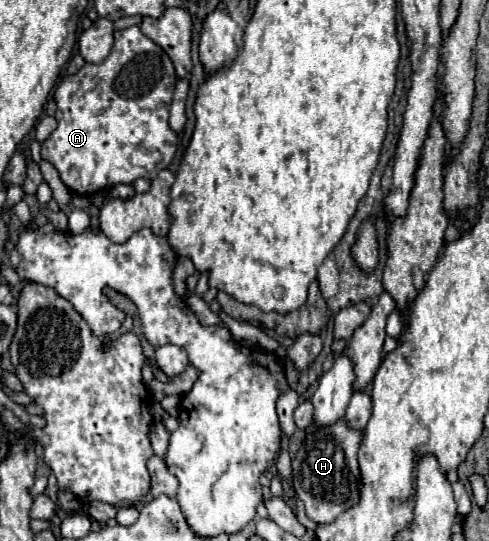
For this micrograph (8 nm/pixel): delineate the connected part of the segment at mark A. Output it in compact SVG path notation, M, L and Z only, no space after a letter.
M138 26L118 30L108 58L98 64L84 64L76 76L64 76L54 90L58 128L44 140L42 158L52 162L60 172L62 182L74 194L94 194L114 184L132 184L138 178L156 178L160 170L168 168L176 154L178 136L168 126L168 106L172 100L176 74L166 52L142 34Z

